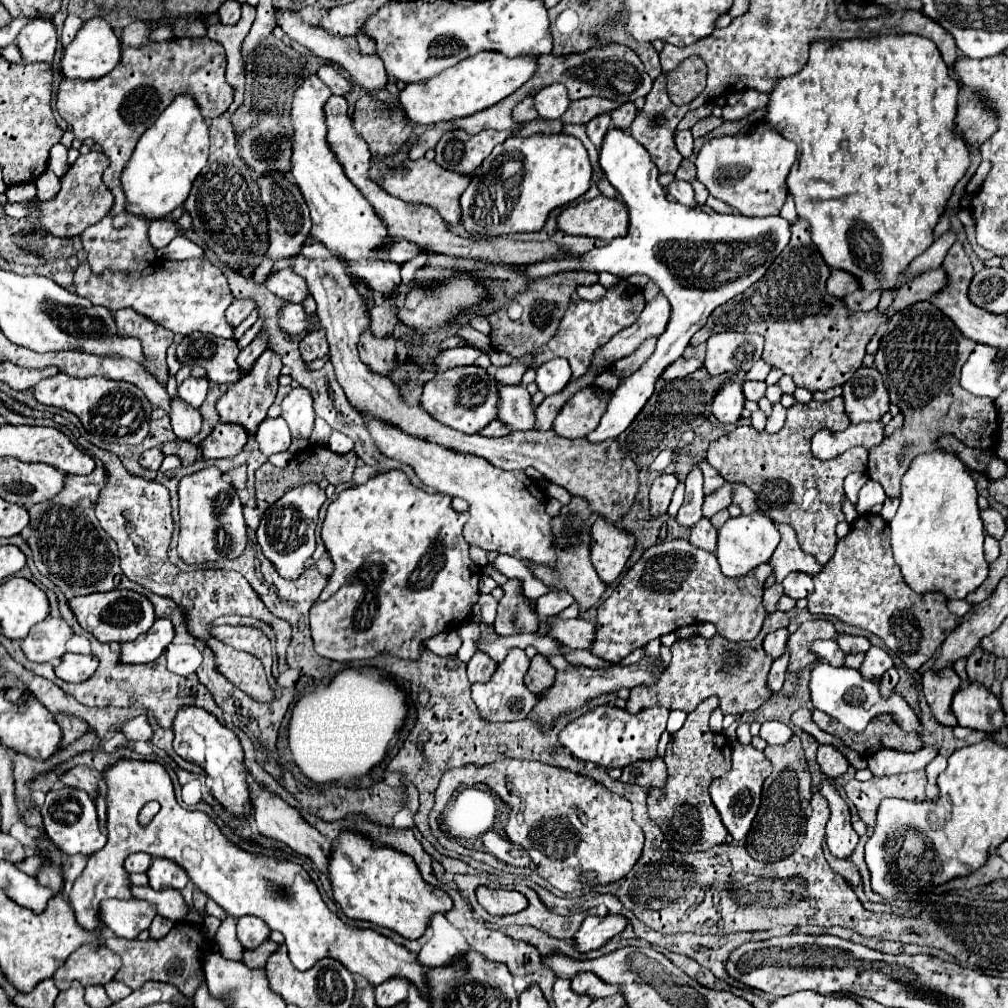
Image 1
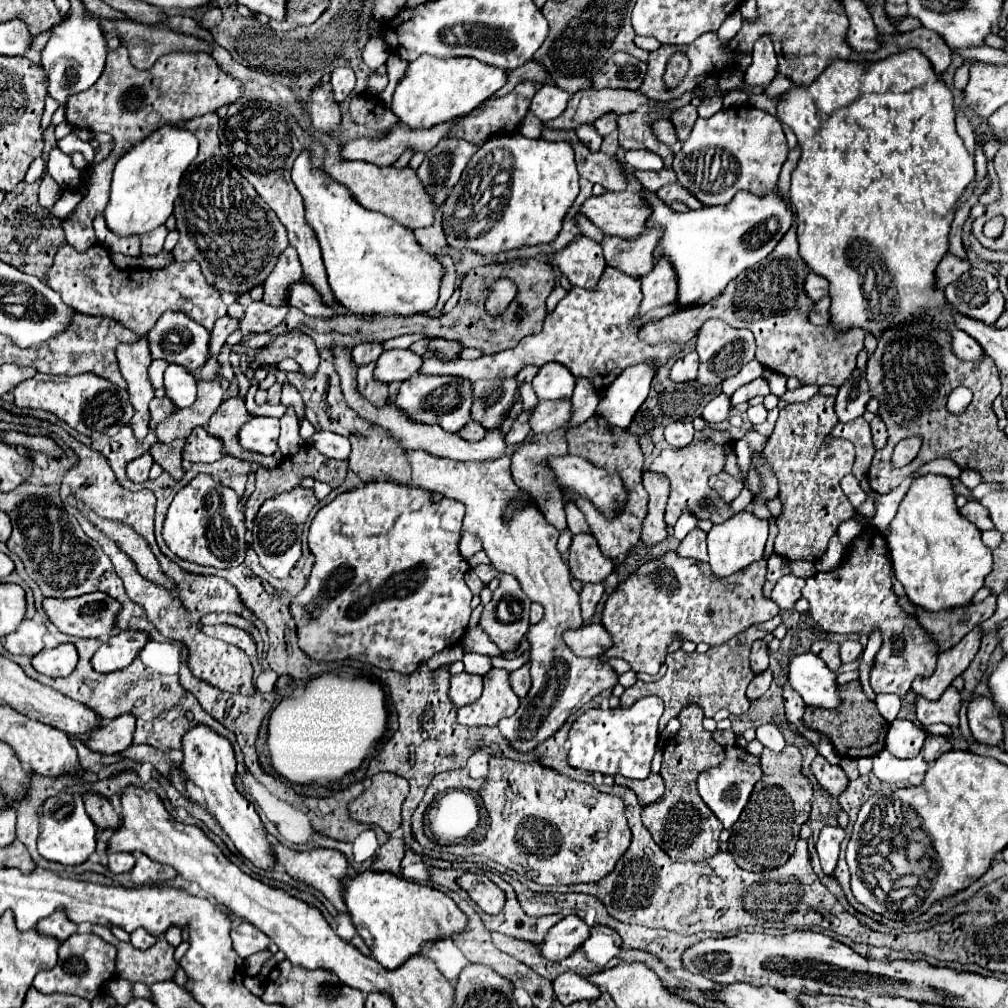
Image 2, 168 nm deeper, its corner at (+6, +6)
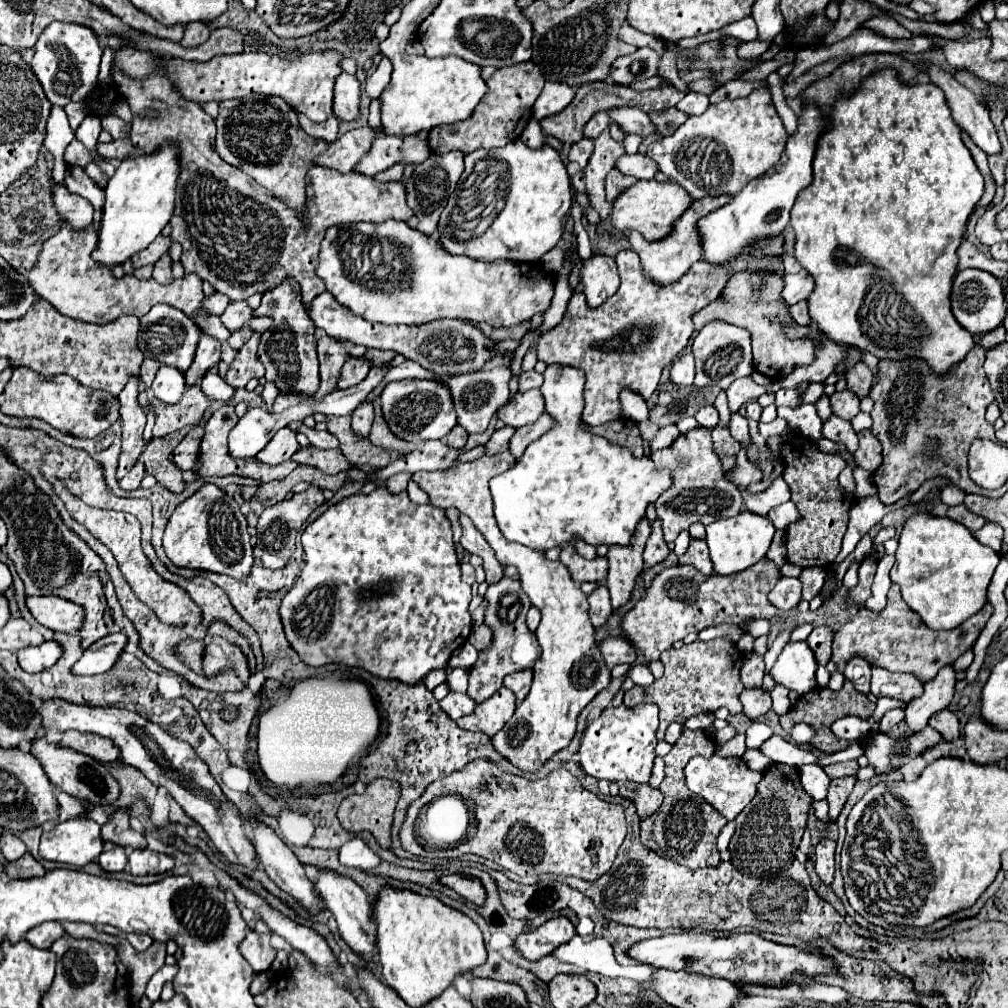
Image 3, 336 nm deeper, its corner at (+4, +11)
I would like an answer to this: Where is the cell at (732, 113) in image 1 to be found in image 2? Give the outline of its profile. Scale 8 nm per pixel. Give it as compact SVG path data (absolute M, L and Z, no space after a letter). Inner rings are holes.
M712 97L712 99L702 99L700 107L698 107L698 115L700 117L712 117L714 113L722 111L724 105L722 105L722 99L720 97Z

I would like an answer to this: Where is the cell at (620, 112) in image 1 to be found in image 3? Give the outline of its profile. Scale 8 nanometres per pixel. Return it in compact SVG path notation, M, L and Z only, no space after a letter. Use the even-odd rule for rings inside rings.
M598 112L598 114L594 114L594 116L586 122L586 126L584 126L584 138L596 140L604 128L608 128L606 112Z

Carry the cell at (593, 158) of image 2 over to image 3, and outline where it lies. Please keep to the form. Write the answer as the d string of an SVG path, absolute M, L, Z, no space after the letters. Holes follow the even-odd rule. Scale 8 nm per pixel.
M610 170L608 178L606 178L606 200L614 202L626 188L630 188L636 182L638 182L638 178L634 178L634 176L624 176L624 174L618 174L618 170Z

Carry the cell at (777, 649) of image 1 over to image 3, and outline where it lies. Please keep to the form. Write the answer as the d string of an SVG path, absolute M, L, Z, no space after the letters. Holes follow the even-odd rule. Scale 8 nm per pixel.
M748 654L744 658L744 666L740 672L740 680L744 684L744 688L760 688L762 686L762 678L764 678L764 660L758 654Z

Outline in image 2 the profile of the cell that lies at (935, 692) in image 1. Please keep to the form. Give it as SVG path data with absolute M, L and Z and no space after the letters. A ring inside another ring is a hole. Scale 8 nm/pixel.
M950 685L938 701L924 699L922 695L916 697L916 711L918 711L918 721L924 727L930 727L934 723L946 723L950 727L958 725L958 711L962 707L960 693Z

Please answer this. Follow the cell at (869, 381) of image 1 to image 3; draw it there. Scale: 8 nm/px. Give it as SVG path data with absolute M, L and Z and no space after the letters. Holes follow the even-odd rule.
M848 390L836 392L834 396L830 396L830 406L832 406L832 412L842 420L852 420L860 412L860 400Z

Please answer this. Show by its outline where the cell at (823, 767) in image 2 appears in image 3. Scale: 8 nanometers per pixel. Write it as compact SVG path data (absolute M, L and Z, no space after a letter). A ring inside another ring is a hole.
M848 776L848 778L842 778L842 780L832 780L830 782L830 790L828 790L828 798L826 800L830 804L828 816L830 816L832 822L836 822L836 818L840 814L844 802L848 800L848 796L850 796L850 792L854 788L854 782L856 782L854 776Z

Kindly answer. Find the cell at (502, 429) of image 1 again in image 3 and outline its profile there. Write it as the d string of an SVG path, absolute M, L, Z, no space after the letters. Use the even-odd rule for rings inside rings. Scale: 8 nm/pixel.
M454 426L450 432L448 432L448 436L446 436L446 444L450 446L450 448L462 448L464 444L466 444L466 440L468 440L468 434L466 434L466 430L462 430L462 426Z

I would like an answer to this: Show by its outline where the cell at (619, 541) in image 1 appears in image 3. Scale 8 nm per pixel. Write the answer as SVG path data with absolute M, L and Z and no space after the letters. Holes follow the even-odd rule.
M564 546L560 552L560 562L568 568L572 580L576 582L604 582L608 574L608 558L594 558L586 560L582 558L574 546Z

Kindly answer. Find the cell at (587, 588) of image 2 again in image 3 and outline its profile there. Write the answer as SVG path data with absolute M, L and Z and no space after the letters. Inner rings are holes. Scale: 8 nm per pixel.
M598 586L590 596L588 596L588 604L590 604L590 620L594 624L594 628L600 628L602 624L606 624L606 620L612 614L612 606L610 606L610 594L606 590L606 586Z

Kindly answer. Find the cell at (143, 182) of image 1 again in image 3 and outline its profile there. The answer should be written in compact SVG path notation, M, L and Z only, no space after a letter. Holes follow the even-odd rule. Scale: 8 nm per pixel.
M166 144L156 154L130 156L120 162L116 174L106 186L106 204L102 210L102 224L98 244L92 252L92 260L98 266L114 268L128 258L148 248L162 232L174 212L174 194L178 178L178 150L176 144Z

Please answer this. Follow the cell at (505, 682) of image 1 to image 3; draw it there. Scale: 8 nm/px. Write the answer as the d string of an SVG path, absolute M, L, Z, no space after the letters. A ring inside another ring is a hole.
M502 686L498 694L482 702L482 706L476 706L474 714L462 716L456 724L462 730L484 732L486 736L492 738L496 732L504 728L506 720L510 720L512 714L514 714L514 694Z

